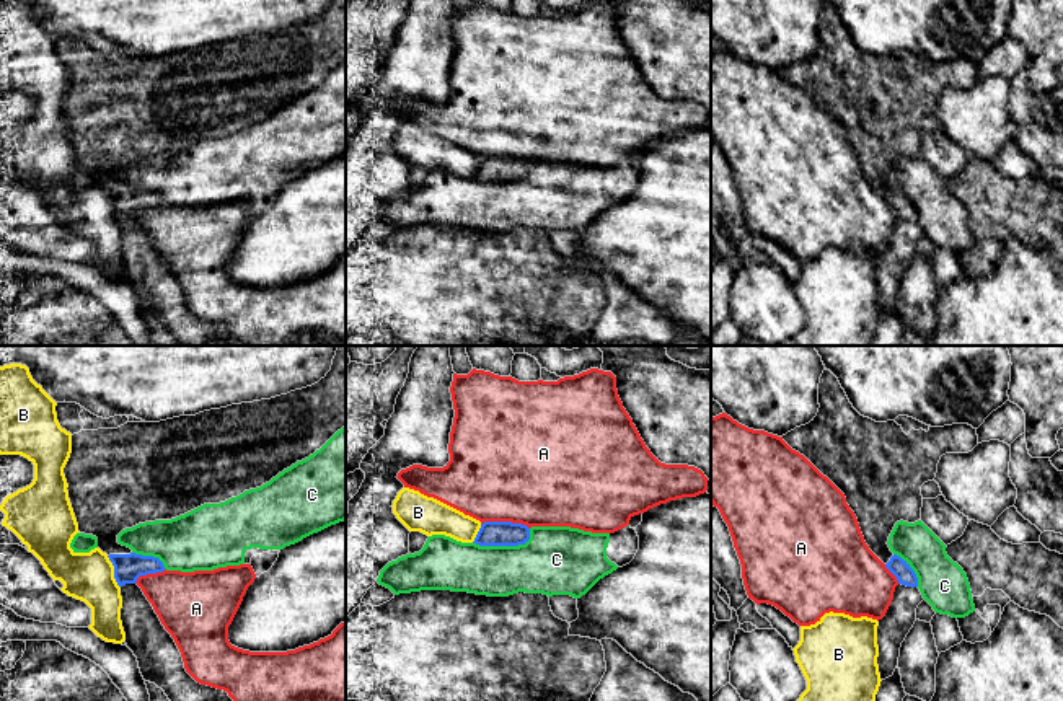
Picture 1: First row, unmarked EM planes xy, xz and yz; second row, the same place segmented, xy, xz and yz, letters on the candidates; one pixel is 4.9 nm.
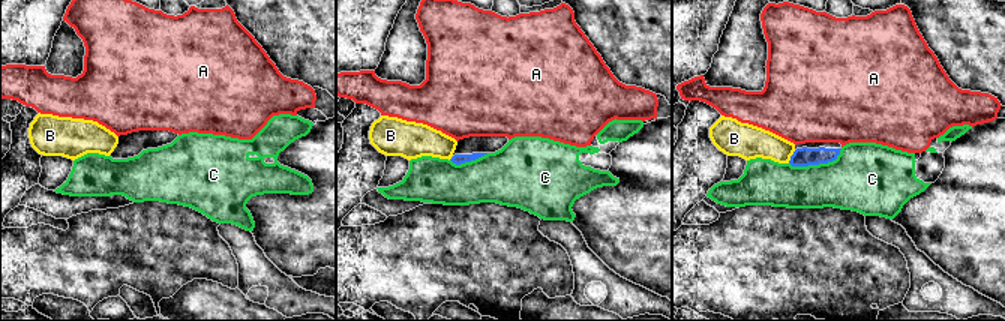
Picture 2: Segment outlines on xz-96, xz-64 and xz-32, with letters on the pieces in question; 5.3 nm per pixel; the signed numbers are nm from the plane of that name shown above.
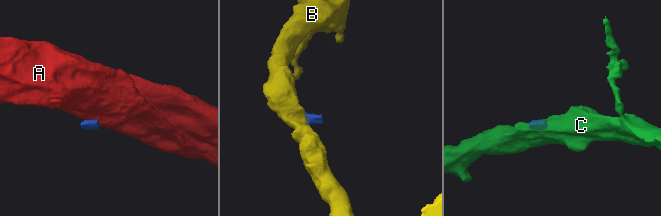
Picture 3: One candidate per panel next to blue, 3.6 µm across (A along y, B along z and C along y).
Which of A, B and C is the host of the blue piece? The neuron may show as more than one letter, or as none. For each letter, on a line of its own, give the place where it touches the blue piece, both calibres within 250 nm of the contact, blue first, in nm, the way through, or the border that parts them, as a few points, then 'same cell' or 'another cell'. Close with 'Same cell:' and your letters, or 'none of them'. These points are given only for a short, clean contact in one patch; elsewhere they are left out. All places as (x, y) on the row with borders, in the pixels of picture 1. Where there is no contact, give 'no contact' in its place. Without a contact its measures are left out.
A: xz (506, 522) | 130/500 nm | along xz (481, 522), (520, 522), (529, 529) | another cell
B: xy (114, 573) | 140/240 nm | along xy (106, 556), (119, 587) | another cell
C: xz (506, 545) | 130/320 nm | along xz (530, 529), (530, 537), (517, 545), (476, 545), (473, 542) | another cell
Same cell: none of them

